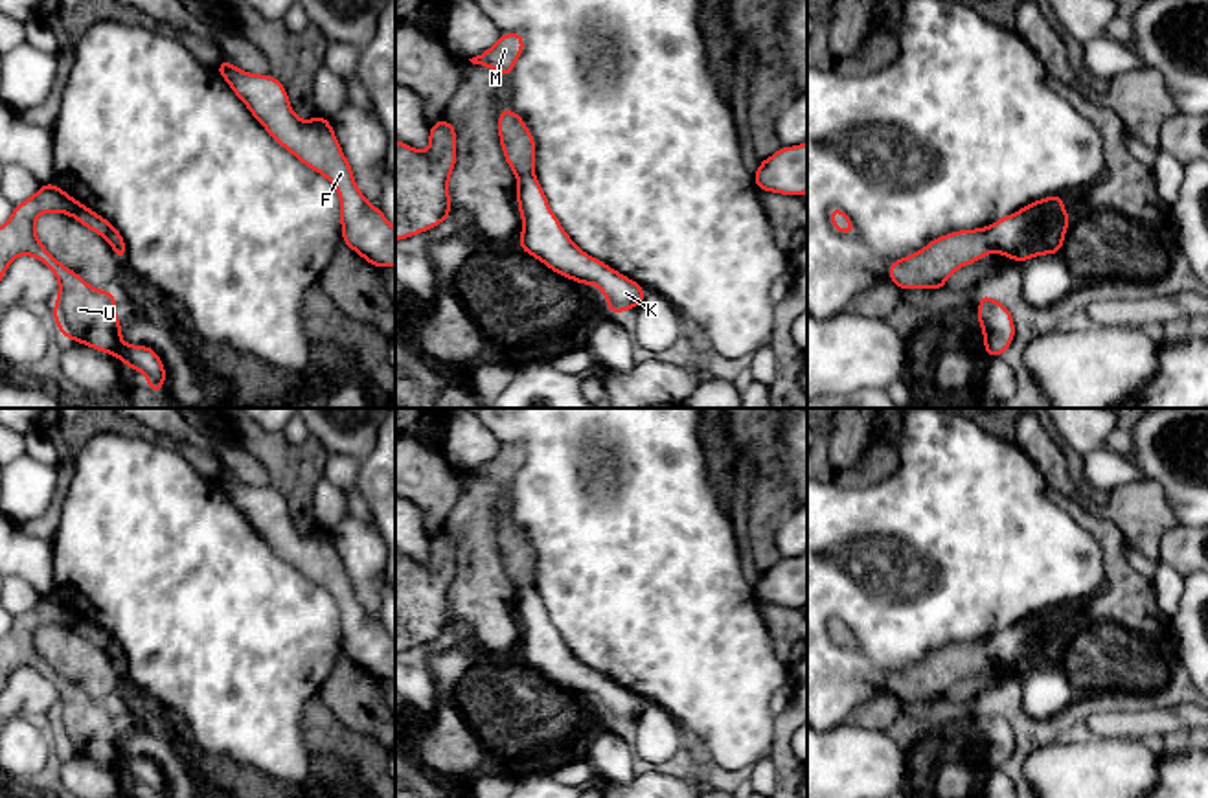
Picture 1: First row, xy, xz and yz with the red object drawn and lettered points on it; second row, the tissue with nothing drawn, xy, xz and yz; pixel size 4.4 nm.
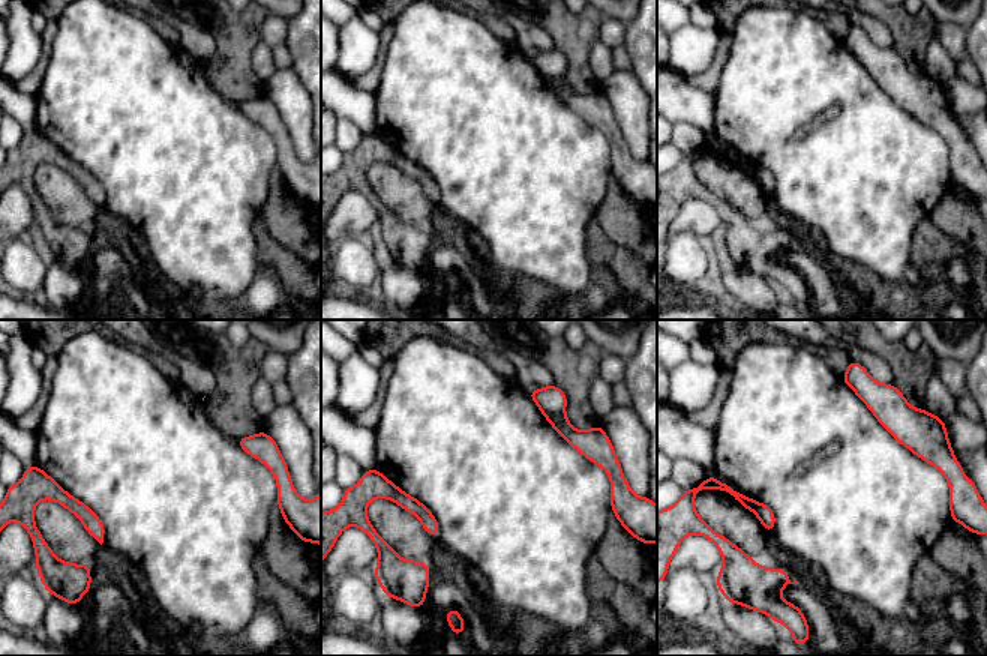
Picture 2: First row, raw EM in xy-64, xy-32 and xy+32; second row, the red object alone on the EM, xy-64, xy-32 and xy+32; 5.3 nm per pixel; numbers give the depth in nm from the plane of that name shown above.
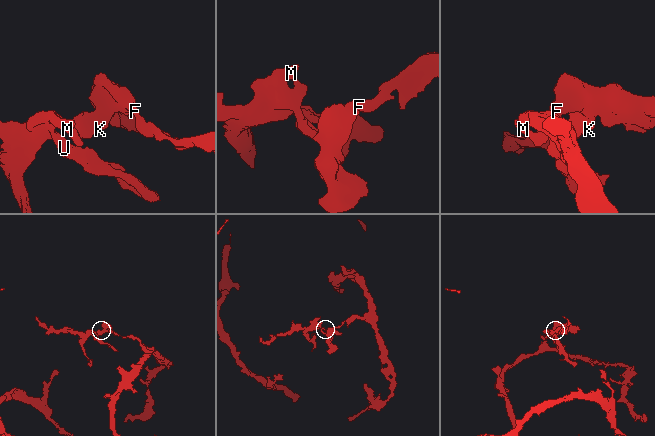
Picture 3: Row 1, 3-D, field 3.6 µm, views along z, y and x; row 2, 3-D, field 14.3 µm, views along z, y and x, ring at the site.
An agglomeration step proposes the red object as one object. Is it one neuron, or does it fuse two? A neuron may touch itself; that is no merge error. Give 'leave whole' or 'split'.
split

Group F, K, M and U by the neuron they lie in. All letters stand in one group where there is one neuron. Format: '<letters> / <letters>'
F K / M U

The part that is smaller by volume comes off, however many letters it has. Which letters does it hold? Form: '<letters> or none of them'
M, U

